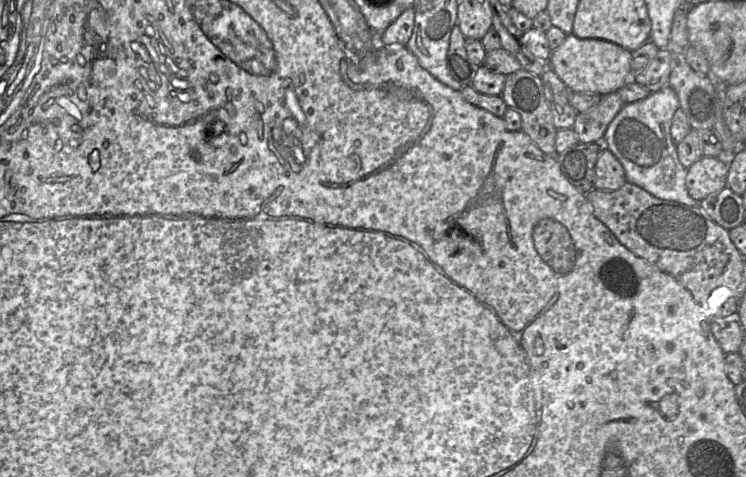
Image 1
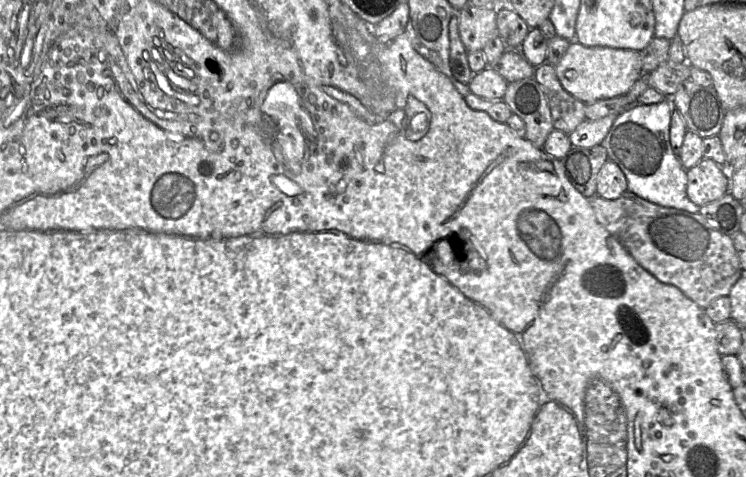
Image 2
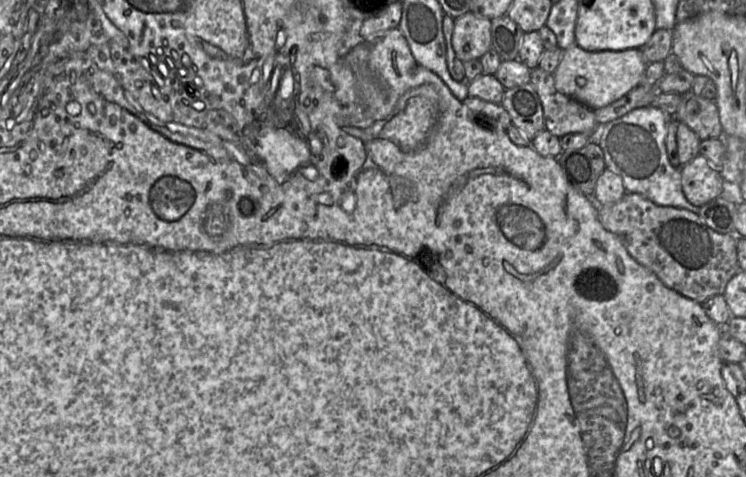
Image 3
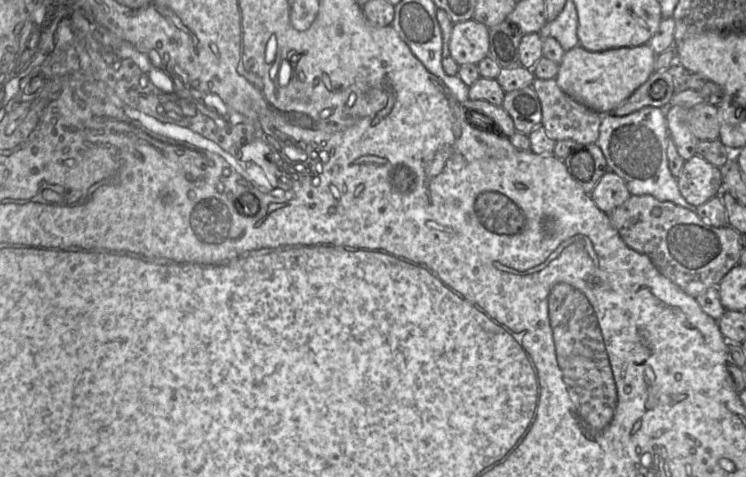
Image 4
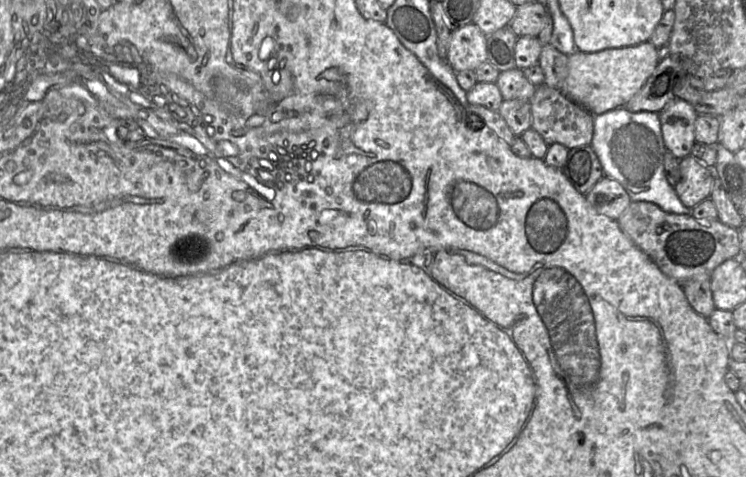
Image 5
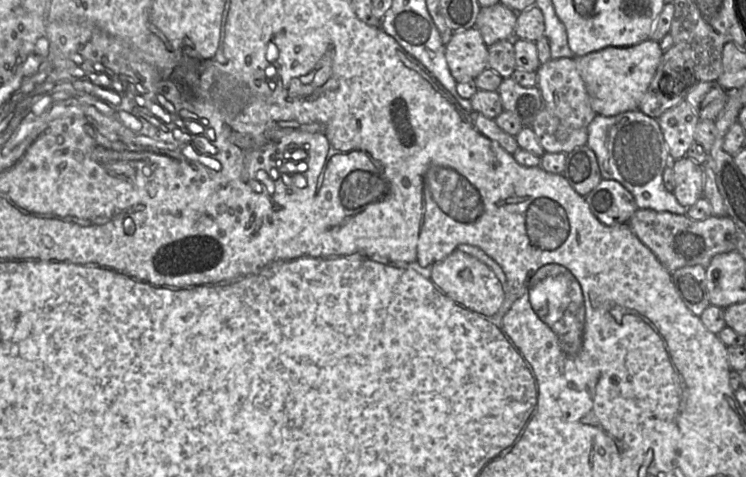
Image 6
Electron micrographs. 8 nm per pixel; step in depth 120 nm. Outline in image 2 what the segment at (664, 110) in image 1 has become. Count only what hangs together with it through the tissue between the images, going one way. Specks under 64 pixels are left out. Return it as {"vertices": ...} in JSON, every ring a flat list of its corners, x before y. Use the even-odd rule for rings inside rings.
{"vertices":[[671,98,655,104,634,104,618,115,601,144,607,151,608,159,615,162,625,174,627,191,664,207,696,213,700,206,694,204,687,196,687,169,683,167,679,157,674,153,669,139,673,111,674,105]]}

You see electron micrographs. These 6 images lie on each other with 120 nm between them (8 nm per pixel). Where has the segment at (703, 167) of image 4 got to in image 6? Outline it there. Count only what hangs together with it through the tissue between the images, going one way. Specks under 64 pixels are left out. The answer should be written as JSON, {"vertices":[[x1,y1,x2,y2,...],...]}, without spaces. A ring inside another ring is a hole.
{"vertices":[[682,157,672,161,675,187,673,194,684,207,693,206,703,197,703,169,694,160]]}

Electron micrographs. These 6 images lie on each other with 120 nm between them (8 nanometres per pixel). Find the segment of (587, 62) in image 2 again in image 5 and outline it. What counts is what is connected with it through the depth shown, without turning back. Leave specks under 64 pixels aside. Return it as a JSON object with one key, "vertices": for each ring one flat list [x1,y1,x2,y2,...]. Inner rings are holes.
{"vertices":[[650,41,597,52,576,50,568,57,568,74,561,92,593,115,624,107,643,87,658,65,658,48]]}

